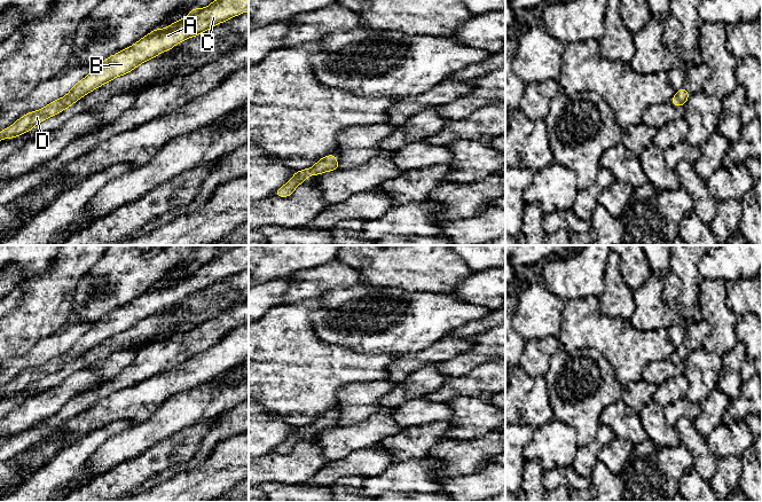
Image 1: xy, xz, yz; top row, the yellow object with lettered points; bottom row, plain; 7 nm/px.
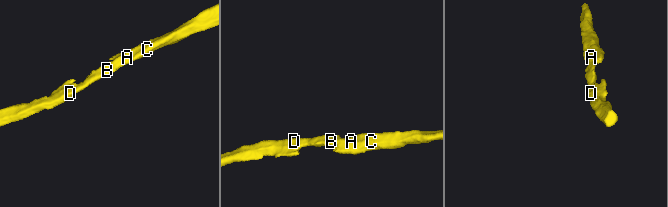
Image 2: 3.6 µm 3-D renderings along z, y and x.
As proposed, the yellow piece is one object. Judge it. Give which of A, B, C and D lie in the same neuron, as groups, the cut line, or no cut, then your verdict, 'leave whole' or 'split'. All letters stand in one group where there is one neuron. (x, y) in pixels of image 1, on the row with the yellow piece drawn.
A B C D | no cut | leave whole

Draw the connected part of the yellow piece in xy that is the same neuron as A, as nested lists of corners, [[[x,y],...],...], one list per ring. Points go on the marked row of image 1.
[[[214,0],[207,7],[193,8],[184,18],[173,22],[165,29],[155,29],[132,46],[103,60],[65,96],[52,101],[40,110],[25,113],[10,127],[0,131],[0,140],[30,132],[37,124],[62,112],[105,83],[127,74],[140,64],[171,50],[181,41],[204,33],[245,11],[249,11],[249,0]]]

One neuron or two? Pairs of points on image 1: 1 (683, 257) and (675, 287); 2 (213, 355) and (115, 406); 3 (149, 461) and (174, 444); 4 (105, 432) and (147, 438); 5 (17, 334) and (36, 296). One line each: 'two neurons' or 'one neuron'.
1: one neuron
2: one neuron
3: one neuron
4: two neurons
5: one neuron

